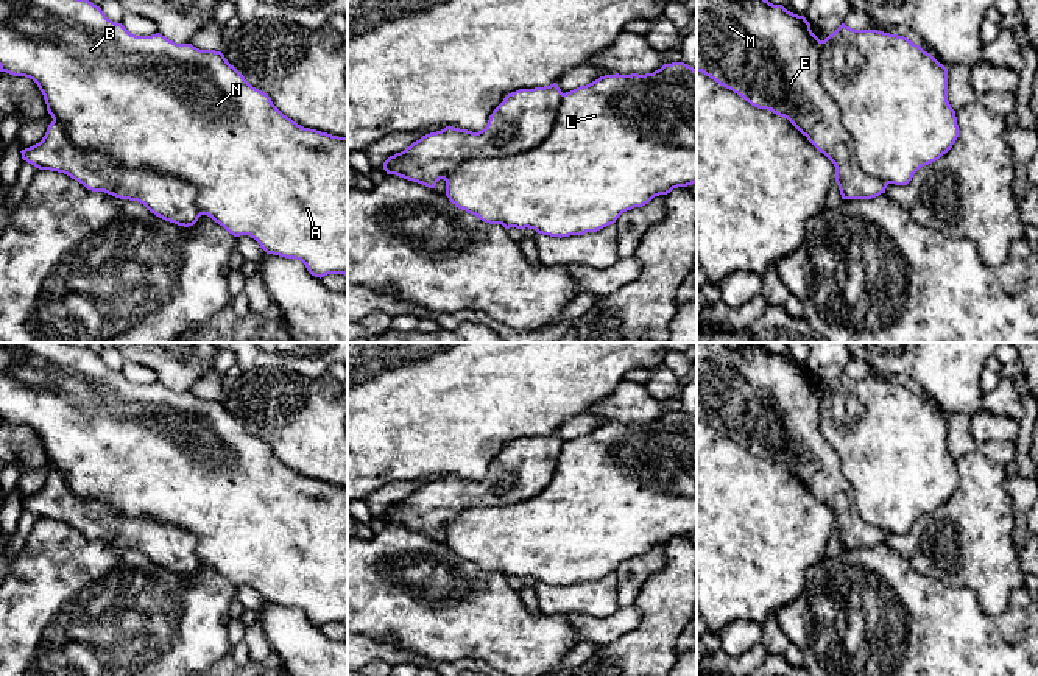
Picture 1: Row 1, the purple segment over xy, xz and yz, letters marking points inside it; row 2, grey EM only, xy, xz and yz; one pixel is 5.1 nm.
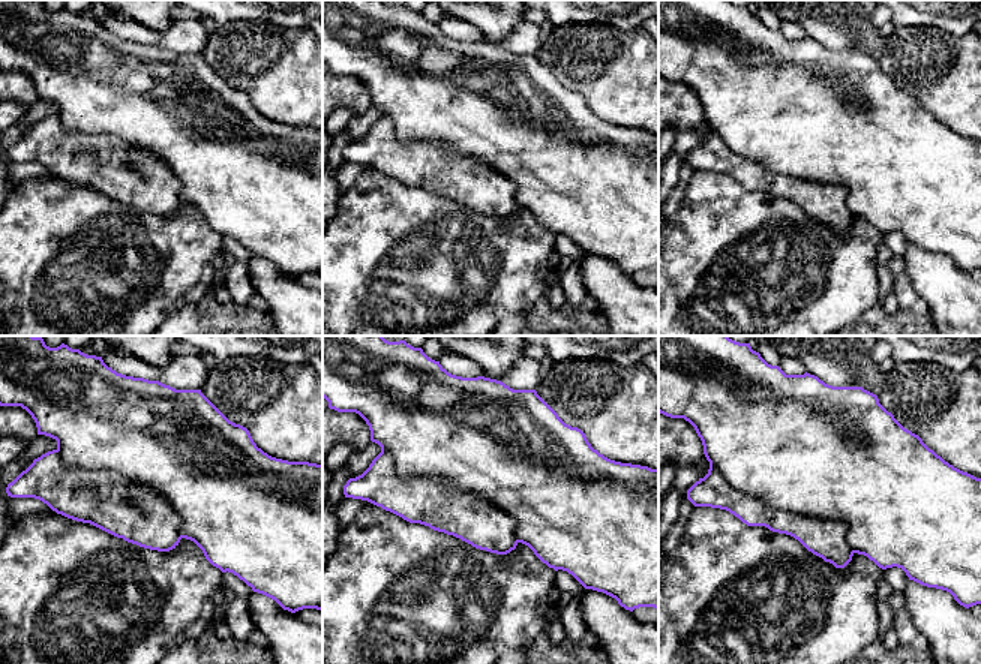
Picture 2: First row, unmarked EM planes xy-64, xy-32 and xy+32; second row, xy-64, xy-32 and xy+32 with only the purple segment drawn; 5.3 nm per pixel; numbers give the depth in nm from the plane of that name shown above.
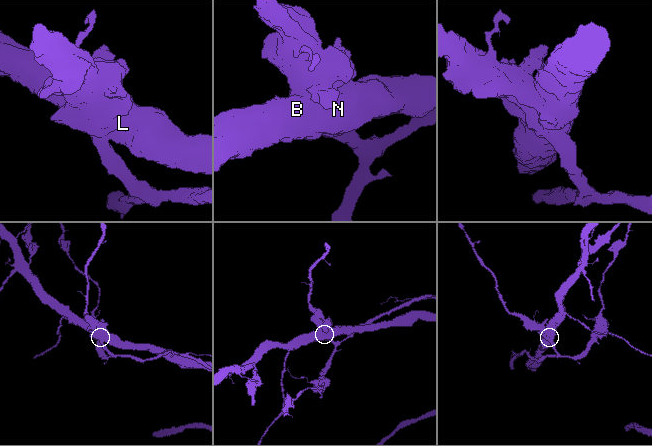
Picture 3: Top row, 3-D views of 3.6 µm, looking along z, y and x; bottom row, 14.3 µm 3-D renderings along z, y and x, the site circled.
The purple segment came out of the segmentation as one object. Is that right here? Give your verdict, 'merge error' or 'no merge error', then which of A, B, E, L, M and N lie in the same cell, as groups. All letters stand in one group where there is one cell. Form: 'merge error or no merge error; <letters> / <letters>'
merge error; A B L N / E M

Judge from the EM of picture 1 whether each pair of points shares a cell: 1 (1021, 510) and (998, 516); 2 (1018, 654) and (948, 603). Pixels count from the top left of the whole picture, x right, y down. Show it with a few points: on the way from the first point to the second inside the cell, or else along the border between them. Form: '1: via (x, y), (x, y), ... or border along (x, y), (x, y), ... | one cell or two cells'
1: border along (1006, 477), (1006, 489), (1012, 499), (1015, 549) | two cells
2: via (1001, 654), (965, 620) | one cell

